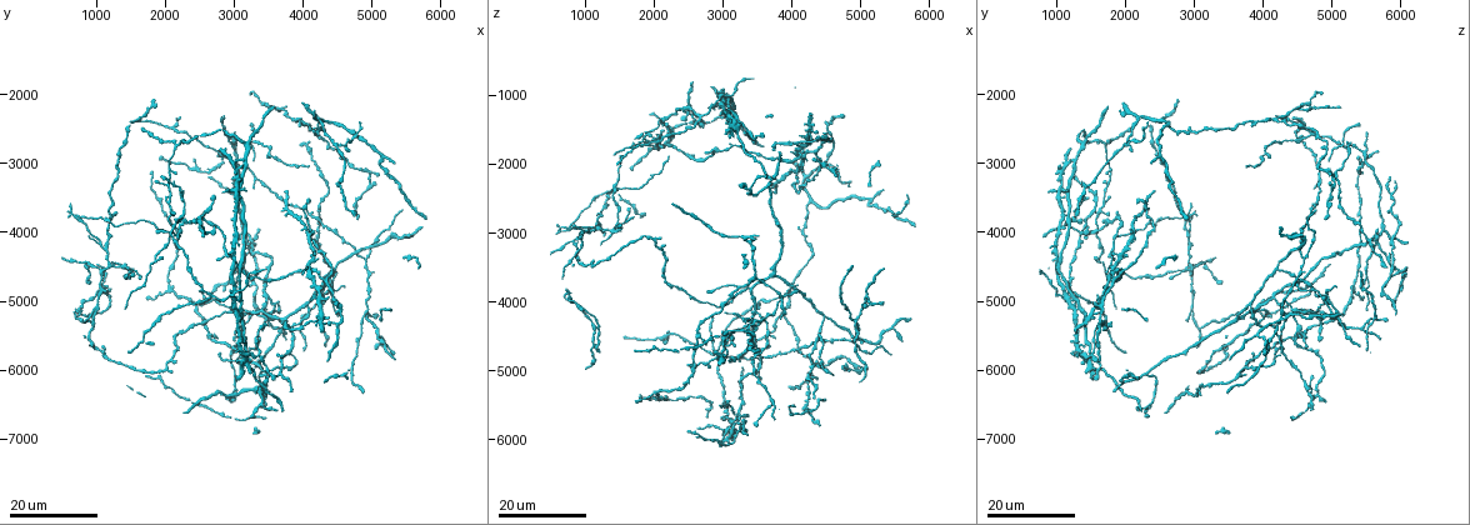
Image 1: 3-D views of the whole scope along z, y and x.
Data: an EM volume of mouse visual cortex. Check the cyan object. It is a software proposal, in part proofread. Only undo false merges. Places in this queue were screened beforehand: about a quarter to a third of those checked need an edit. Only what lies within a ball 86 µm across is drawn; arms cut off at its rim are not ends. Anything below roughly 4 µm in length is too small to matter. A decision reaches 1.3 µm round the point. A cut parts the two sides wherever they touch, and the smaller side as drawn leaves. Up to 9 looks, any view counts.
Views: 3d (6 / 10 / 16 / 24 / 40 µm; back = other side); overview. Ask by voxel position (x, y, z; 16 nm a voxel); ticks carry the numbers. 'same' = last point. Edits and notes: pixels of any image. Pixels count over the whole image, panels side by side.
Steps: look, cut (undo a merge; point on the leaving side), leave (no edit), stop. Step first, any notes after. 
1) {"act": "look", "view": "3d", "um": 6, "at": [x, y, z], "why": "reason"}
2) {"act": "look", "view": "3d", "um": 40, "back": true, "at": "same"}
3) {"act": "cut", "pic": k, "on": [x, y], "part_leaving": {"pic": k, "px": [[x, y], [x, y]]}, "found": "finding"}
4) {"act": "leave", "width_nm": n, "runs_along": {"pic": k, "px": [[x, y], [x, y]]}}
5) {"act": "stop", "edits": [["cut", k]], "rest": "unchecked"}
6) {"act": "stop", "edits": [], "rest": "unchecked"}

{"act": "look", "view": "3d", "um": 24, "at": [1100, 4250, 2900], "why": "side arm on a straight run"}

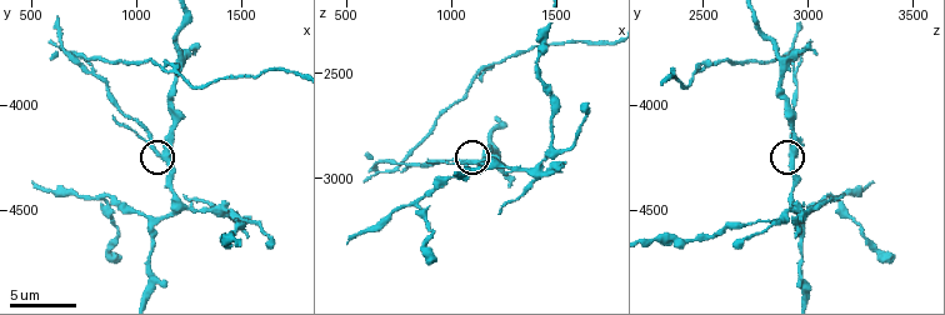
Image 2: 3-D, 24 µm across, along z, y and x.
{"act": "look", "view": "3d", "um": 6, "at": [1140, 4240, 2930], "why": "closer look"}

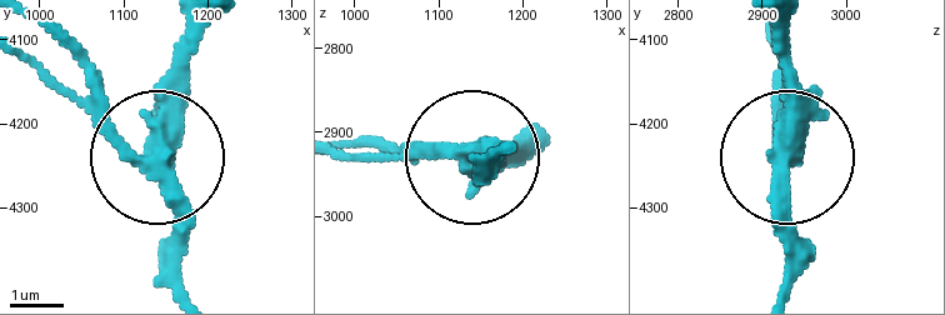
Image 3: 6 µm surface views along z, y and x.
{"act": "cut", "pic": 3, "on": [93, 98], "width_nm": 330, "part_leaving": {"pic": 3, "px": [[133, 151], [96, 88], [29, 21]]}, "found": "two cells meet here"}

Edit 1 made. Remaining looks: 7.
{"act": "look", "view": "overview", "why": "see it whole again"}

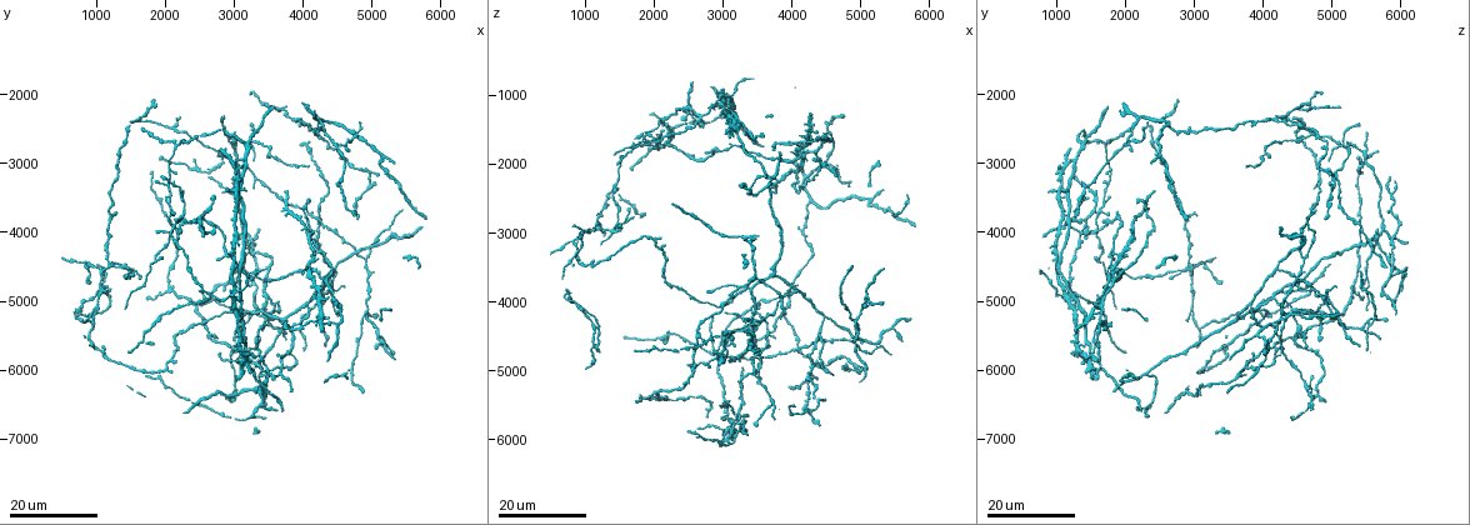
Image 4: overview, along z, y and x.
{"act": "look", "view": "3d", "um": 24, "at": [3500, 6050, 3650], "why": "looks like a crossing"}

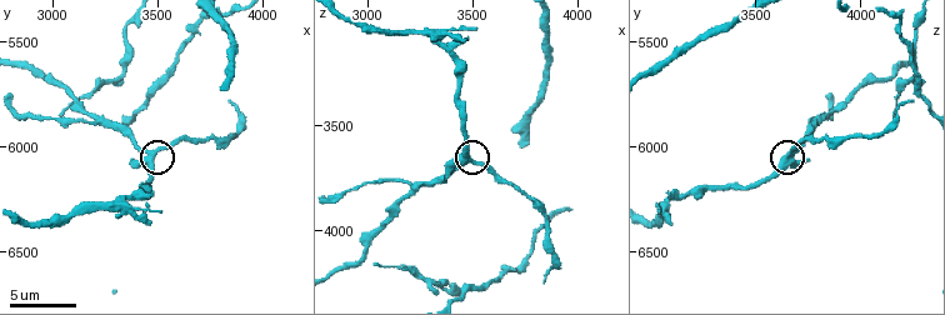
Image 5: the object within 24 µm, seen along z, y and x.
{"act": "look", "view": "3d", "um": 6, "at": [3480, 6040, 3650], "why": "closer look"}

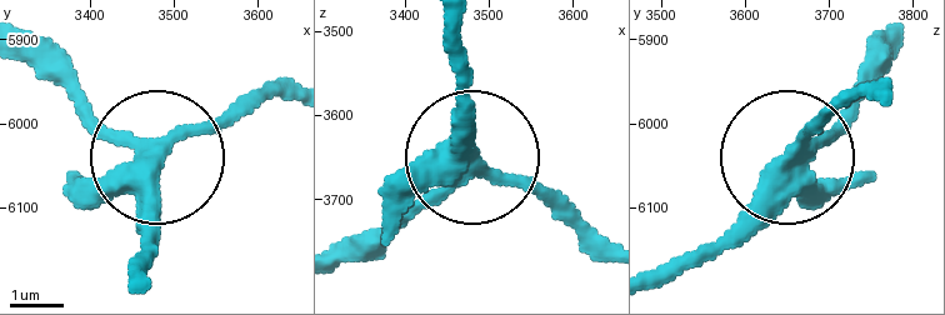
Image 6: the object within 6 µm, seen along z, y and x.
{"act": "leave", "found": "one cell here"}

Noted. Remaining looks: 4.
{"act": "look", "view": "3d", "um": 16, "at": [3400, 5100, 3800], "why": "three arms meet"}

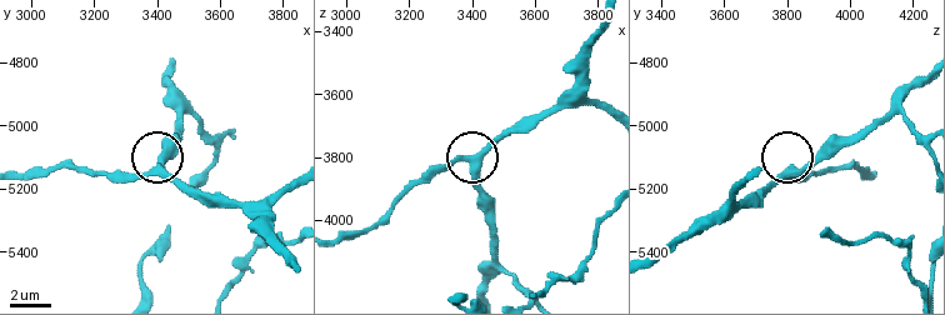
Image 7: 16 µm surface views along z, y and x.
{"act": "look", "view": "3d", "um": 10, "at": [3410, 5140, 3820], "why": "zoom in"}

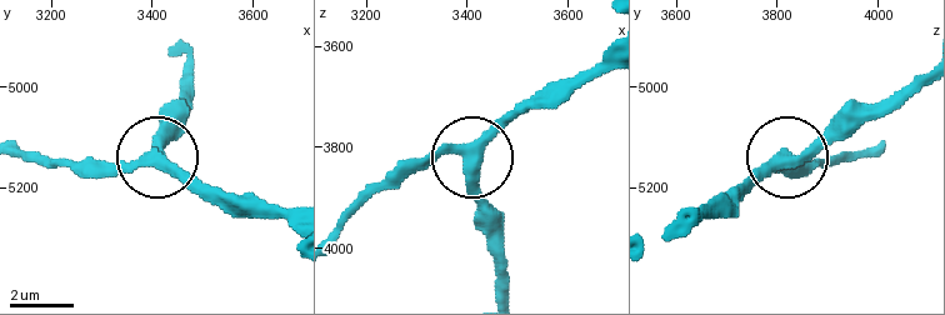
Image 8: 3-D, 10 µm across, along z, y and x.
{"act": "leave", "runs_along": {"pic": 8, "px": [[291, 219], [203, 200], [154, 154], [159, 121], [175, 100]]}, "found": "continuous, no second cell"}

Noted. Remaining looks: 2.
{"act": "look", "view": "3d", "um": 16, "at": [3200, 4150, 5650], "why": "looks like a crossing"}

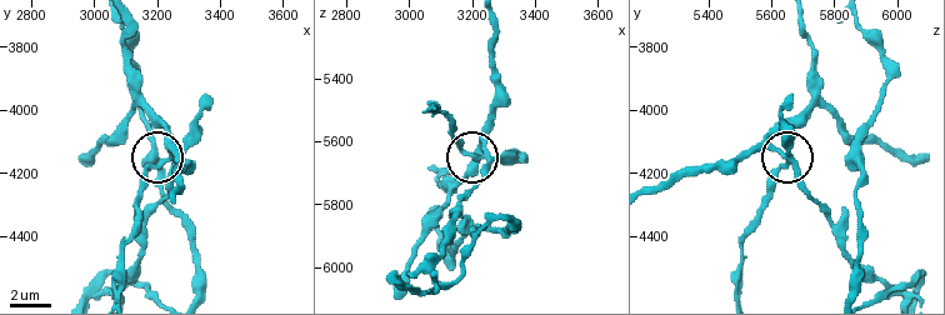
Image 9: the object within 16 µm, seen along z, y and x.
{"act": "look", "view": "3d", "um": 6, "at": [3210, 4180, 5650]}

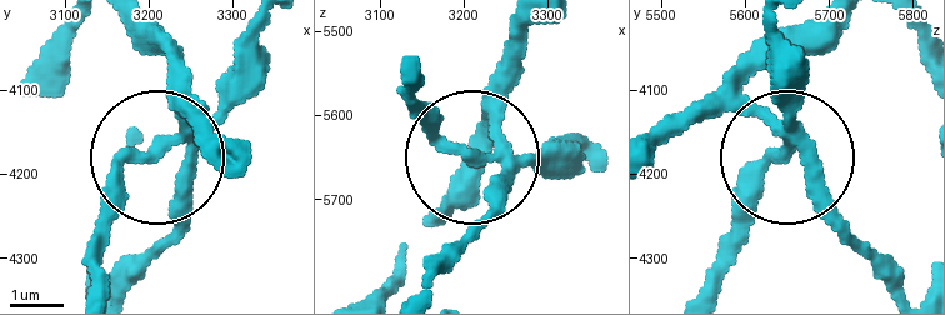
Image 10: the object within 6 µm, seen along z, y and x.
{"act": "leave", "width_nm": 250, "found": "all the same cell"}

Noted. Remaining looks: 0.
{"act": "stop", "edits": [["cut", 3]], "rest": "unchecked"}

